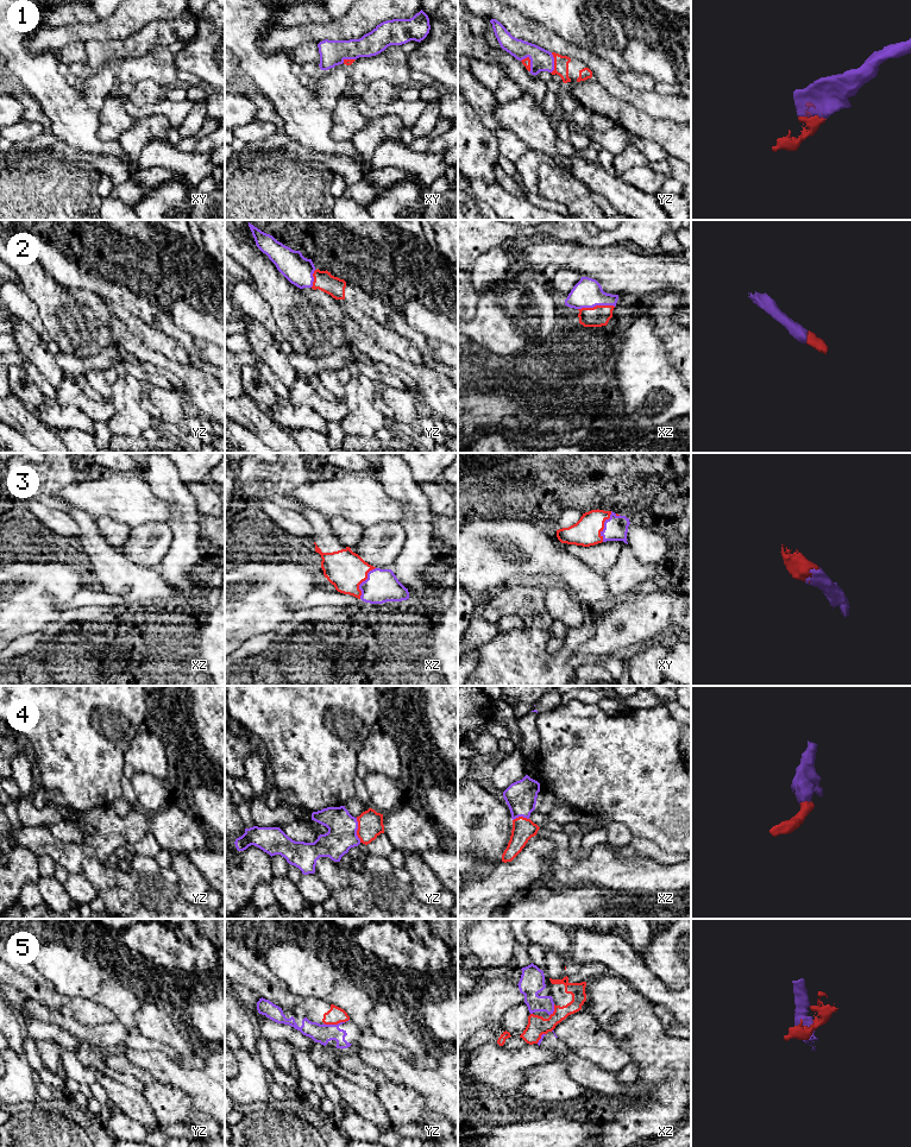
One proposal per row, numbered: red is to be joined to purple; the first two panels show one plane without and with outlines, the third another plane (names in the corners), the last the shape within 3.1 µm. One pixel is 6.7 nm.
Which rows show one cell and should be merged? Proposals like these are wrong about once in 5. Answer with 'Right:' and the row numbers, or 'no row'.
Right: 1, 2, 3, 4

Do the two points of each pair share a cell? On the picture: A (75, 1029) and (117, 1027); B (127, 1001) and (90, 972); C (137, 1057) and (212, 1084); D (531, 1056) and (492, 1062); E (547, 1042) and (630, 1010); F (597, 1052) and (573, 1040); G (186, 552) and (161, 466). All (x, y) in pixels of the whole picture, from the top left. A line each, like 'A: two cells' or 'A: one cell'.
A: one cell
B: one cell
C: one cell
D: one cell
E: two cells
F: one cell
G: one cell

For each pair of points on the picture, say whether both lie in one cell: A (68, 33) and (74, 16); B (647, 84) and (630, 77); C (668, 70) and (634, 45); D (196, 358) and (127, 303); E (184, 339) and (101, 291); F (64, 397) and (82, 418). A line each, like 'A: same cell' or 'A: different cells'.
A: different cells
B: same cell
C: same cell
D: same cell
E: same cell
F: different cells

